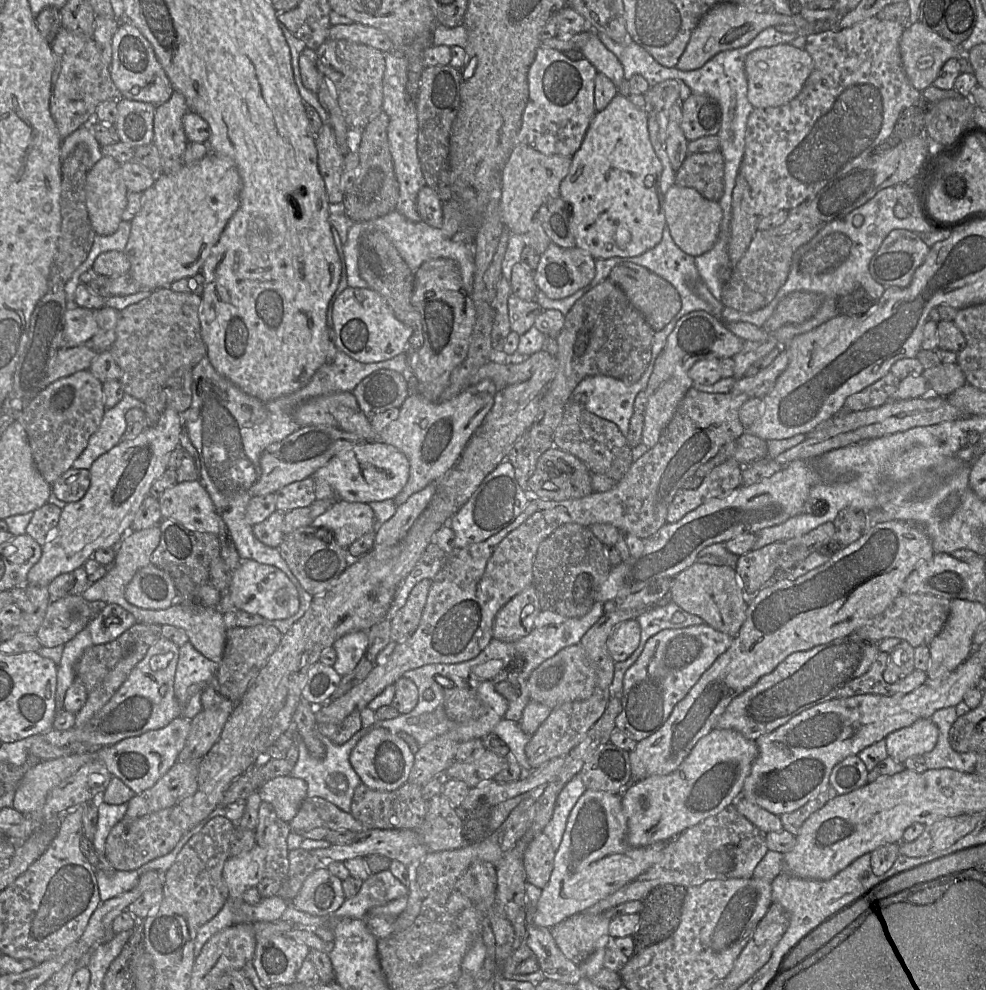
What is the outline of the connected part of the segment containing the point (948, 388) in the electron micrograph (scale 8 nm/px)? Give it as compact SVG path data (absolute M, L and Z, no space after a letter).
M940 363L925 369L921 374L928 384L928 393L946 398L959 387L965 385L964 372L955 363Z

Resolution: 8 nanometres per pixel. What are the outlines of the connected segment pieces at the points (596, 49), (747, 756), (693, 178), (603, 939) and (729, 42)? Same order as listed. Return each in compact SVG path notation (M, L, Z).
M593 30L587 43L583 46L582 52L595 69L607 76L617 87L622 83L624 71L616 56L611 53L598 38Z
M714 728L702 737L679 767L667 775L654 775L636 781L622 792L622 808L627 819L627 842L633 847L645 847L668 842L688 828L733 805L740 797L745 779L759 754L755 740L745 738L737 731Z
M721 151L688 154L676 172L676 184L693 188L704 198L718 202L724 193L724 157Z
M575 914L550 929L565 957L579 965L593 952L610 945L610 919L604 914Z
M719 3L707 11L691 33L689 42L679 58L677 68L692 71L703 67L722 51L741 48L749 44L761 31L777 25L793 25L797 28L809 24L800 14L784 15L776 12L758 12L734 3Z

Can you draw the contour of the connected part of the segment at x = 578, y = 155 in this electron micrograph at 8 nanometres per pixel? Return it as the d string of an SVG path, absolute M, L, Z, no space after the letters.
M620 93L615 95L605 109L598 111L595 114L579 150L571 158L572 162L569 172L562 180L560 185L560 197L570 208L570 225L574 235L576 247L590 254L595 259L608 259L612 257L639 256L655 247L661 241L663 230L666 225L664 210L665 195L662 193L660 187L663 166L650 141L647 113L644 109L636 107Z

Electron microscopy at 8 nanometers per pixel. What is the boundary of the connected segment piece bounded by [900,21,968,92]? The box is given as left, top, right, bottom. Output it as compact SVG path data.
M921 21L908 25L900 39L904 71L920 92L933 84L946 61L966 57L967 52L934 33Z

